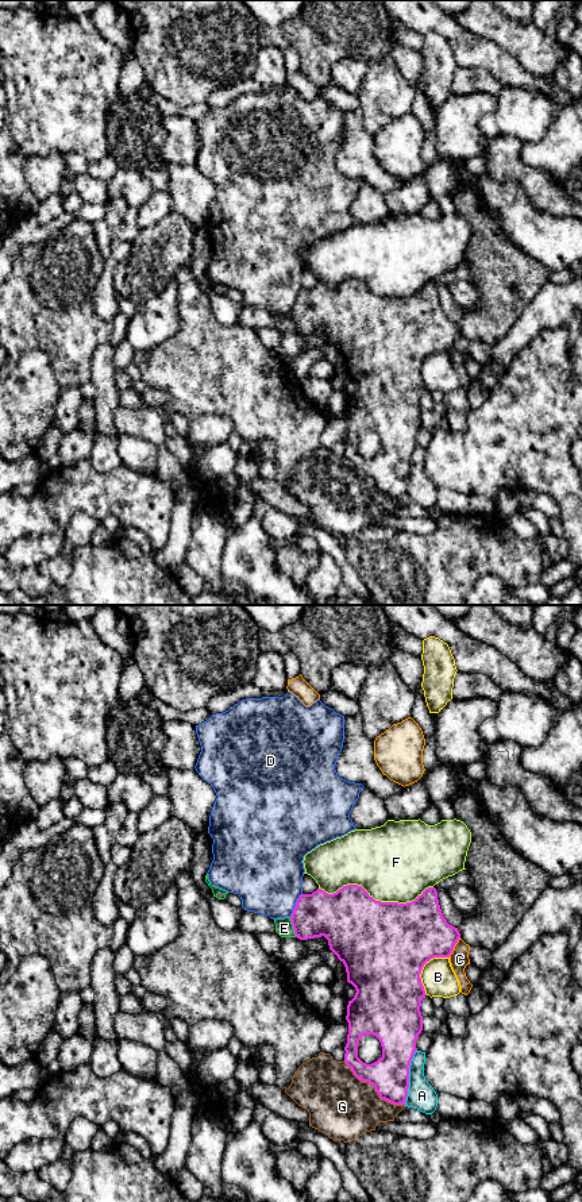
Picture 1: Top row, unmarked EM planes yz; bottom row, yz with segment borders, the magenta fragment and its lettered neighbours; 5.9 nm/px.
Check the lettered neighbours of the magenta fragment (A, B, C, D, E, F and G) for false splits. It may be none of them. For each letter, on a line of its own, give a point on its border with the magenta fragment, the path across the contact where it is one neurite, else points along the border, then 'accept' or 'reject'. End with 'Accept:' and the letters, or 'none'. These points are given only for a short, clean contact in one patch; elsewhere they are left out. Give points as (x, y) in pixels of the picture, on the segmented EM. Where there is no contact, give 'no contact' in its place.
A: yz (408, 1077) | reject
B: yz (423, 966) | reject
C: yz (454, 946) | reject
D: yz (296, 905) | reject
E: yz (293, 927) | along yz (289, 917), (296, 936) | reject
F: yz (376, 901) | reject
G: yz (374, 1087) | reject
Accept: none

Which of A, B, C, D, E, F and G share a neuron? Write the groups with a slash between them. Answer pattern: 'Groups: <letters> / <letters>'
Groups: A / B / C / D / E / F / G

